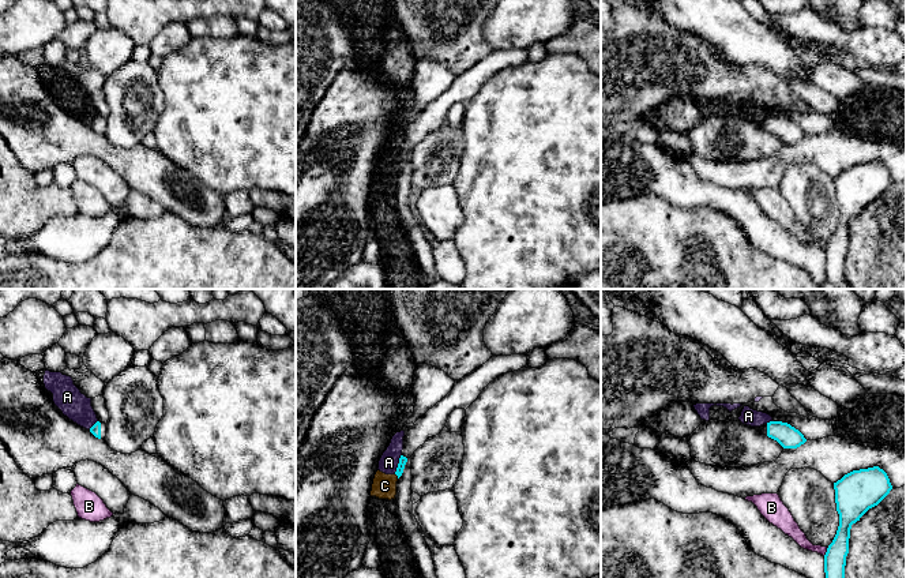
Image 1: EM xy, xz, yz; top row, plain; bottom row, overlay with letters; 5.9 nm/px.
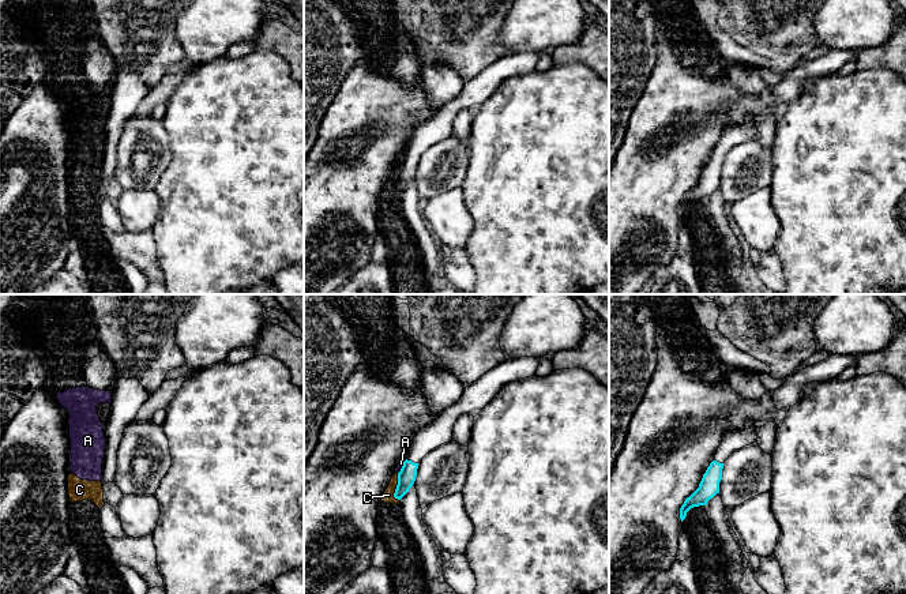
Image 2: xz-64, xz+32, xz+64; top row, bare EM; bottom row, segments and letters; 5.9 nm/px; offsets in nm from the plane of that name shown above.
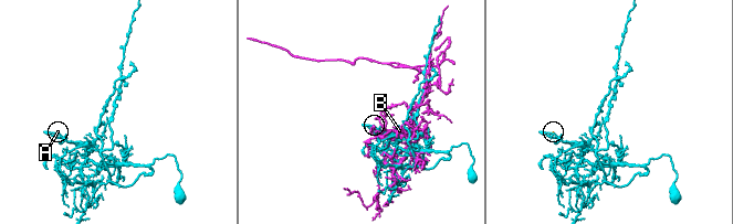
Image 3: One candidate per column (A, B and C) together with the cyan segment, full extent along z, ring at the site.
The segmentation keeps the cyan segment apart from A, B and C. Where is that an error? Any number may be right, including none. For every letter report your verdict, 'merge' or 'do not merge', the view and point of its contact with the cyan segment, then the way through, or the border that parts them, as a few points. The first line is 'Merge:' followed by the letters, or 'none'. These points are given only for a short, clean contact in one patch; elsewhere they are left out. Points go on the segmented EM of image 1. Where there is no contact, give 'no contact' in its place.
Merge: none
A: do not merge; meets cyan in xz at (398, 464); border along xz (401, 454), (394, 473)
B: do not merge; meets cyan in yz at (826, 552)
C: do not merge; meets cyan in xz at (397, 475); border along xz (395, 473), (398, 477)

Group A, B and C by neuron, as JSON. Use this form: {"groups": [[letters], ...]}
{"groups": [["A", "C"], ["B"]]}

